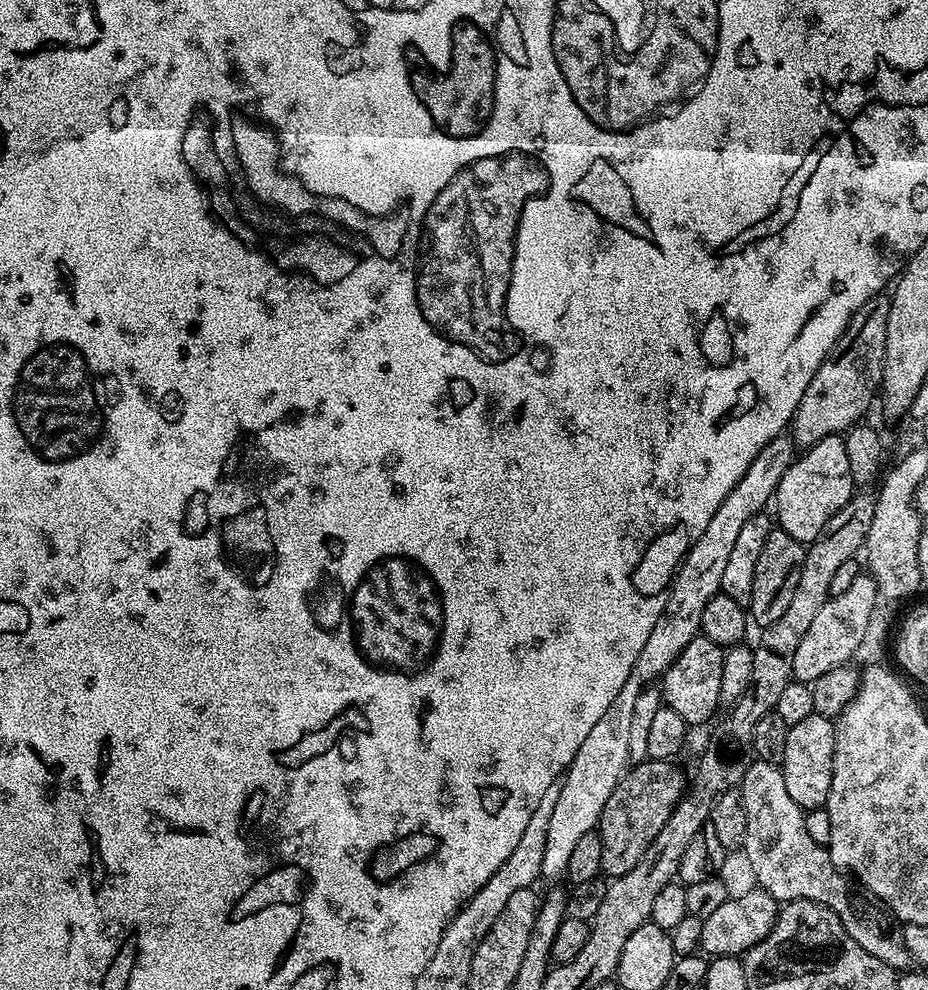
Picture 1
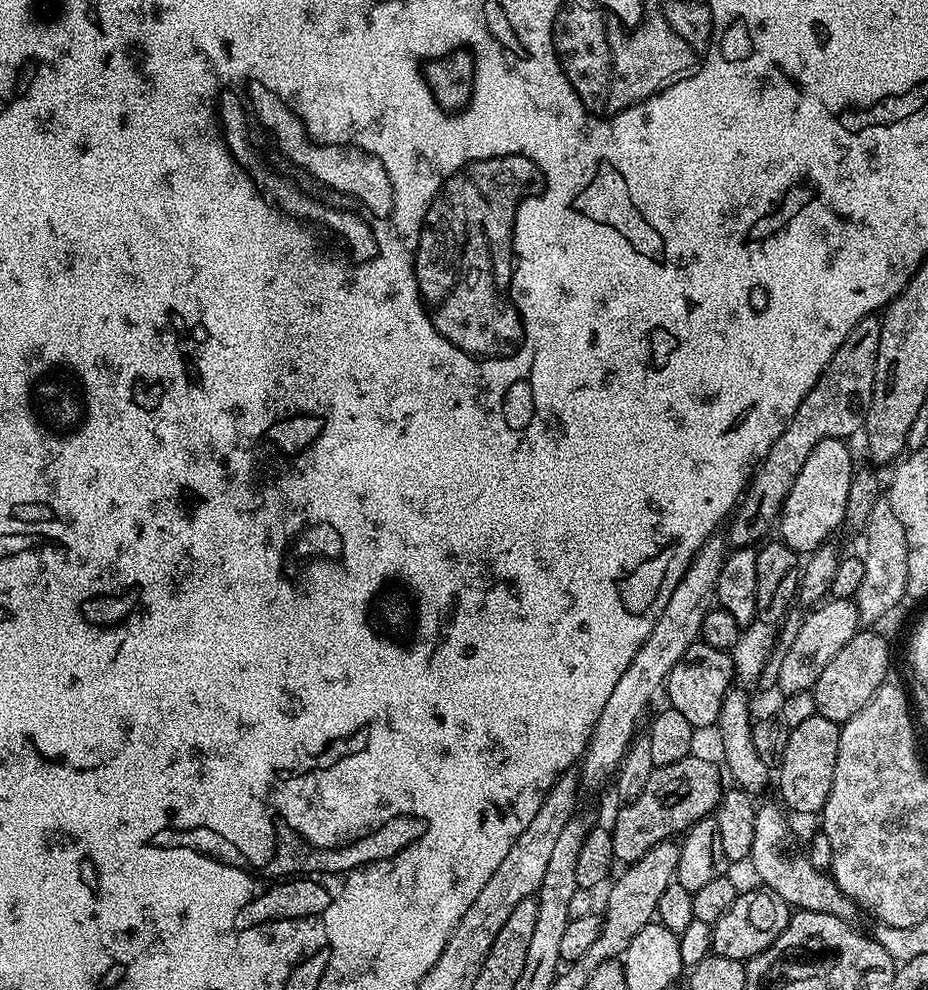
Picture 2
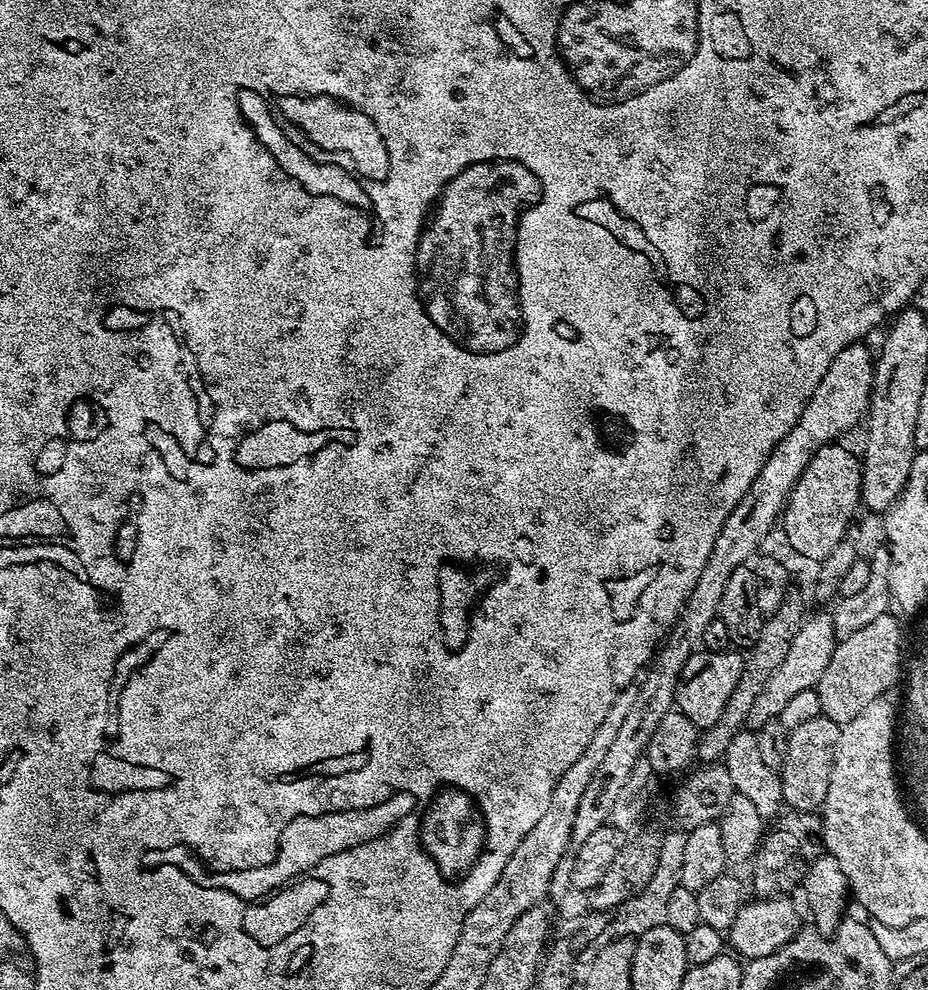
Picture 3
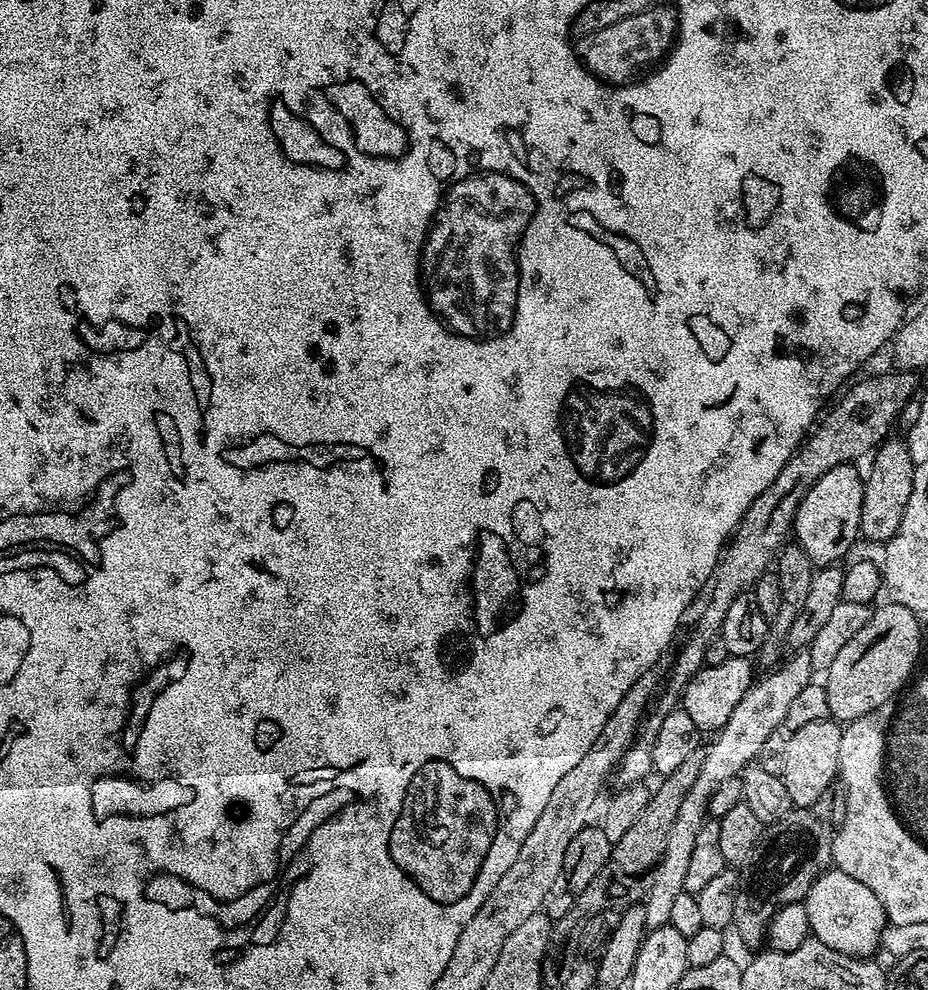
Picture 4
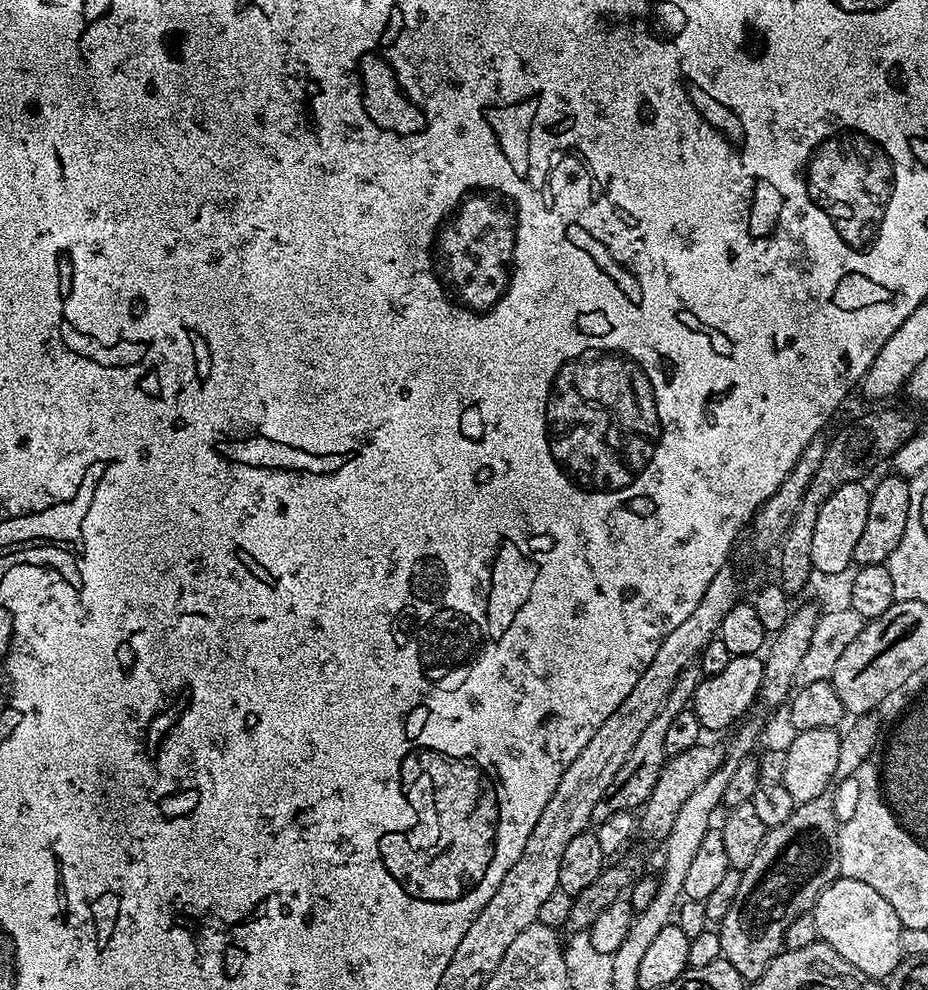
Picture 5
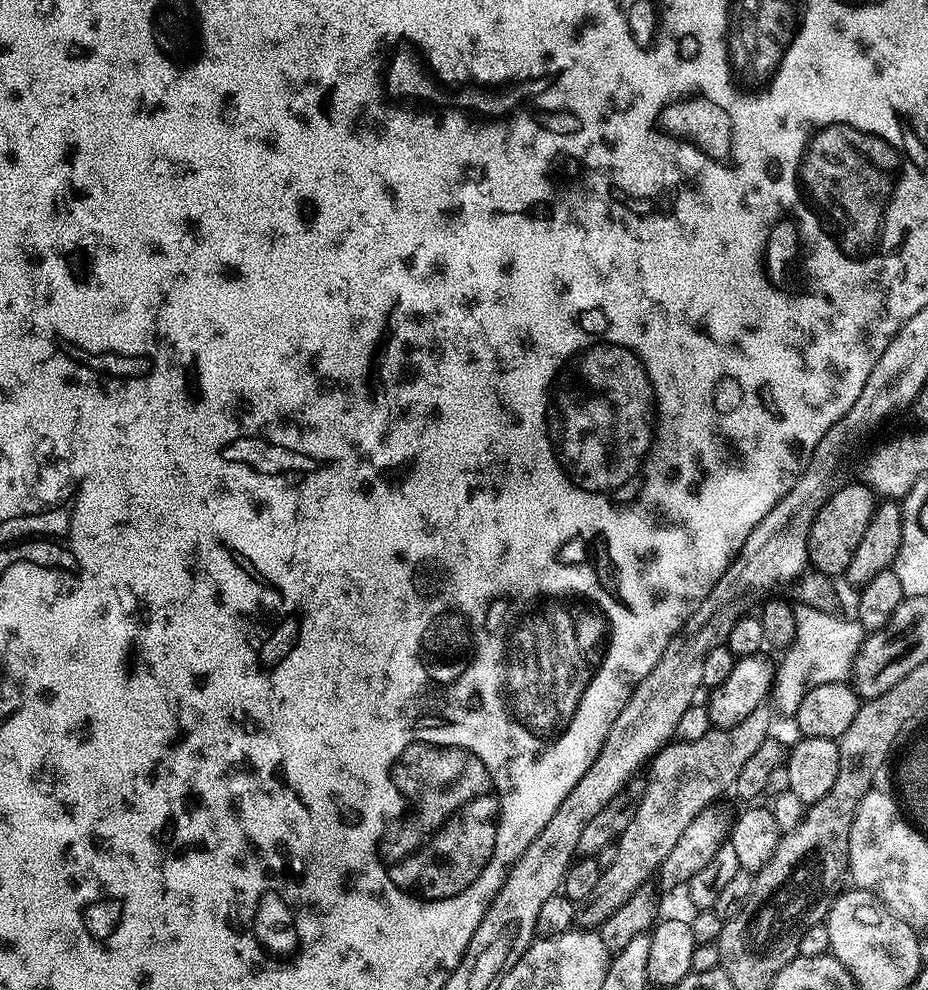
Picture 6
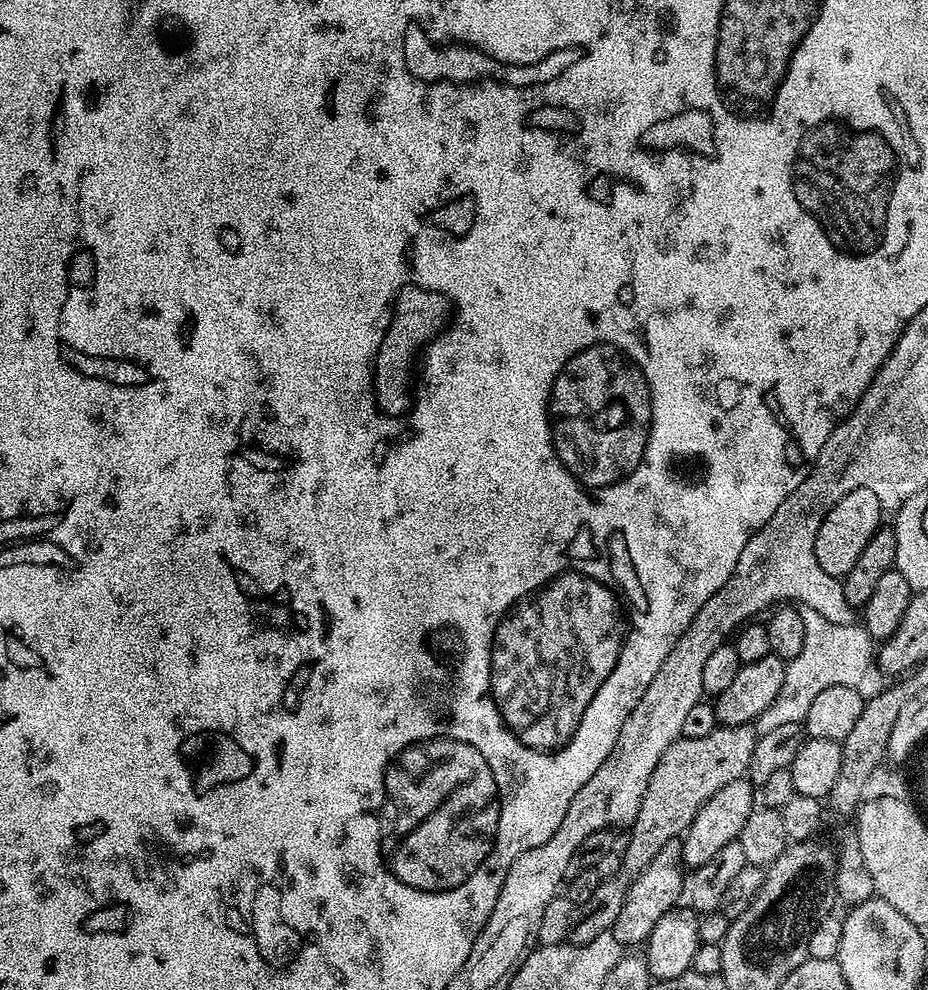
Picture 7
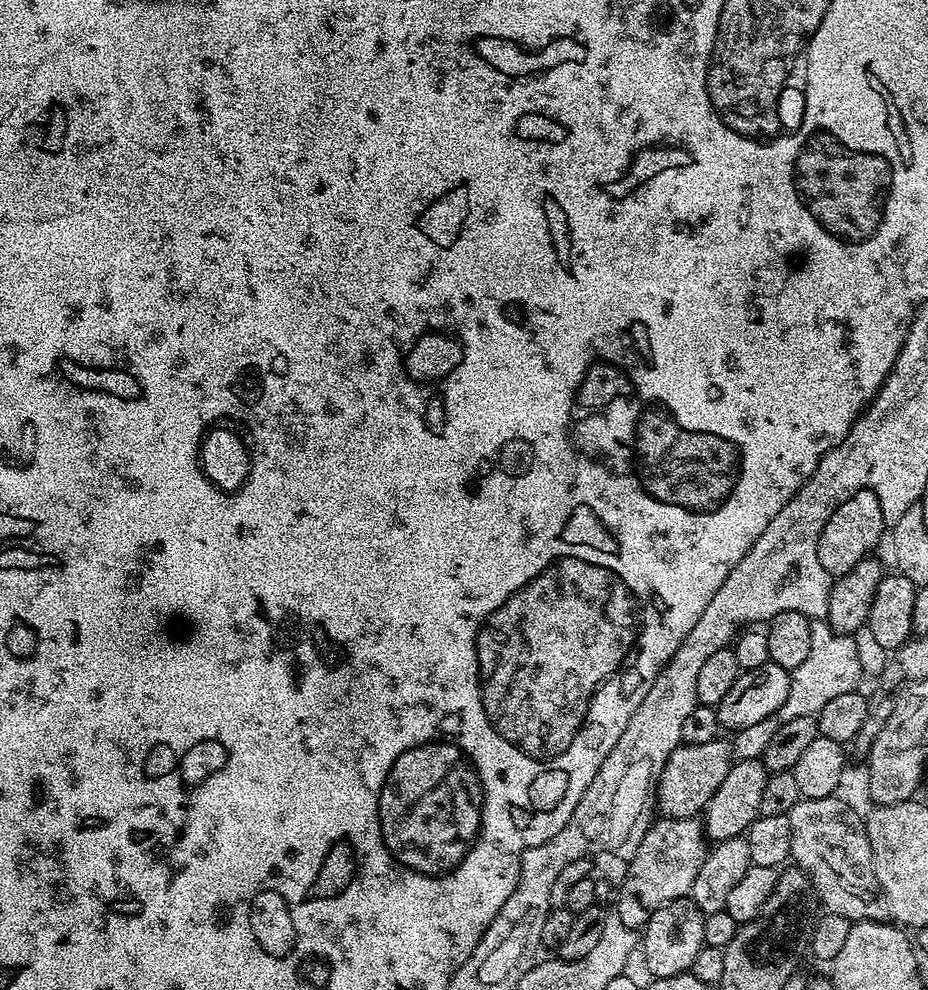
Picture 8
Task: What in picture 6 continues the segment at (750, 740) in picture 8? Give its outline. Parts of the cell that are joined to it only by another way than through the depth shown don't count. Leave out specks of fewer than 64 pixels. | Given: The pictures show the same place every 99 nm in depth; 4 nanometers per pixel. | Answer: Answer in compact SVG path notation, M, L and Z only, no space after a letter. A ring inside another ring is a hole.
M797 603L794 607L794 642L778 660L776 678L771 690L771 707L788 718L795 717L802 698L826 682L845 682L852 675L858 650L864 644L865 630L859 620L835 616L835 611Z

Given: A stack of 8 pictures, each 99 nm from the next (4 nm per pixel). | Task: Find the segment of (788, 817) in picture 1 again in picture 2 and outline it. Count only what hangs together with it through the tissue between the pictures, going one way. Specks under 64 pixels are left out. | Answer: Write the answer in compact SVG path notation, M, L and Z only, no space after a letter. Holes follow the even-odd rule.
M762 804L757 807L750 865L752 864L757 876L761 879L759 881L781 895L791 907L806 912L832 913L836 917L851 921L856 905L837 886L831 875L823 869L814 867L807 855L789 856L786 846L788 824L784 815L786 815L785 811L779 805L776 807L772 804Z

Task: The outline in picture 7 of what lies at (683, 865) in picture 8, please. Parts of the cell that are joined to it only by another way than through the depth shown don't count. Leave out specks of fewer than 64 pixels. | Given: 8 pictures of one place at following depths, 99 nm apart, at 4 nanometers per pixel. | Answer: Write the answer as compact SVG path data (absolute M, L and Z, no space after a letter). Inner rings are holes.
M679 839L666 842L666 846L662 846L662 850L654 854L654 862L650 862L650 866L646 866L630 886L622 902L622 911L618 914L611 931L620 945L643 945L650 938L654 926L658 926L658 918L662 918L662 914L677 907L679 900L676 899L681 899L686 879L686 872L680 859L680 846Z

